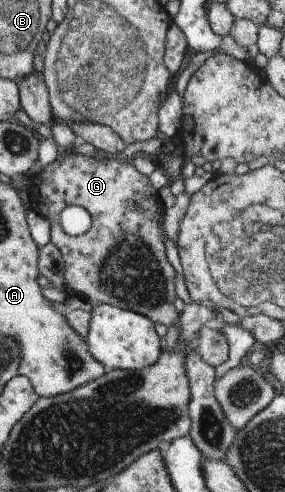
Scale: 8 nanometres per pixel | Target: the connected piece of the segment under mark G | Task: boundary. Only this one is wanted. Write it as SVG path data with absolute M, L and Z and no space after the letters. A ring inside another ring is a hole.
M60 149L59 155L55 158L51 164L42 168L35 178L31 180L31 187L29 188L29 197L31 201L31 206L33 211L43 215L47 218L50 224L50 242L59 250L61 254L61 259L63 262L63 283L66 292L70 295L79 296L85 301L91 304L91 307L98 306L99 304L109 304L113 307L118 307L127 311L132 311L146 318L149 318L154 325L162 325L167 328L169 326L175 326L178 321L179 313L175 310L173 306L174 298L176 294L174 293L174 270L171 264L167 262L165 256L165 246L163 244L164 231L162 230L162 224L159 223L162 214L162 208L157 200L156 192L151 188L148 176L144 176L135 170L131 160L116 160L110 157L96 160L94 157L80 156L75 154L75 152L69 152L69 154L60 155L64 149ZM68 205L78 205L83 208L90 217L90 228L84 234L78 235L77 237L71 237L65 234L63 230L58 226L58 215L61 210Z

